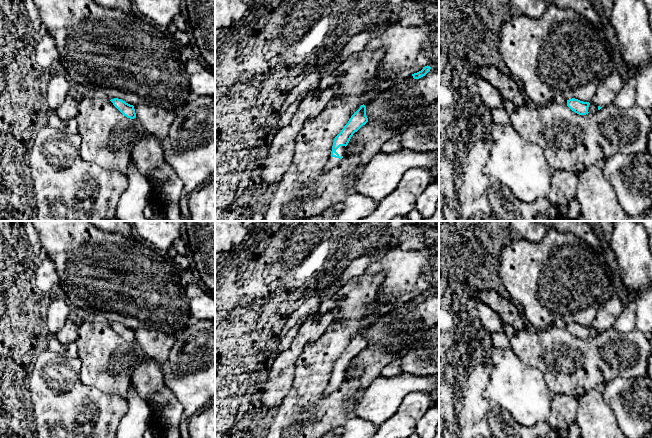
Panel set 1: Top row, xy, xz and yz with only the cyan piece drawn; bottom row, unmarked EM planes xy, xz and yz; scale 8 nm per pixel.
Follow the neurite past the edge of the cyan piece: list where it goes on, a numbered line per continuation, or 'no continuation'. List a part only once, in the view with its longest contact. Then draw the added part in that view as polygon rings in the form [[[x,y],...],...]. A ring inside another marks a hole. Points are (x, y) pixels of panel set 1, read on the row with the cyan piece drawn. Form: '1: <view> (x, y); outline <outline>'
1: xz (332, 161); outline [[[340,146],[336,152],[339,154],[339,157],[338,158],[335,158],[335,157],[332,157],[330,155],[324,169],[323,169],[323,172],[324,173],[327,173],[328,171],[330,171],[333,167],[335,167],[339,162],[340,162],[340,157],[344,155],[344,152],[345,152],[345,146]]]

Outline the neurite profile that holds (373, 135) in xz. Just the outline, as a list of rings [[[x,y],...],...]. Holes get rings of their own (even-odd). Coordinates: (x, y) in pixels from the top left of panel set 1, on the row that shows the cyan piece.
[[[380,120],[367,122],[353,134],[348,144],[362,142],[362,150],[359,153],[359,165],[363,168],[377,153],[382,145],[390,138],[398,135],[390,125]]]

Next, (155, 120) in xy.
[[[139,104],[134,106],[136,119],[147,133],[163,139],[175,120],[176,111],[162,107]]]

